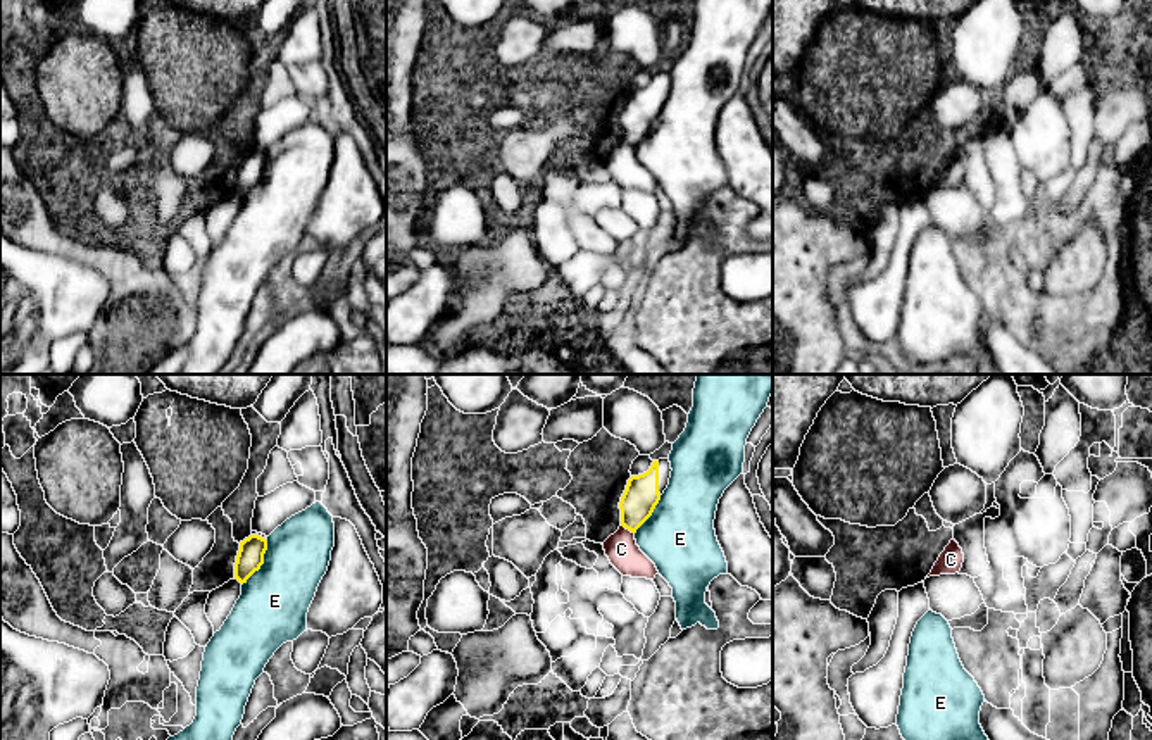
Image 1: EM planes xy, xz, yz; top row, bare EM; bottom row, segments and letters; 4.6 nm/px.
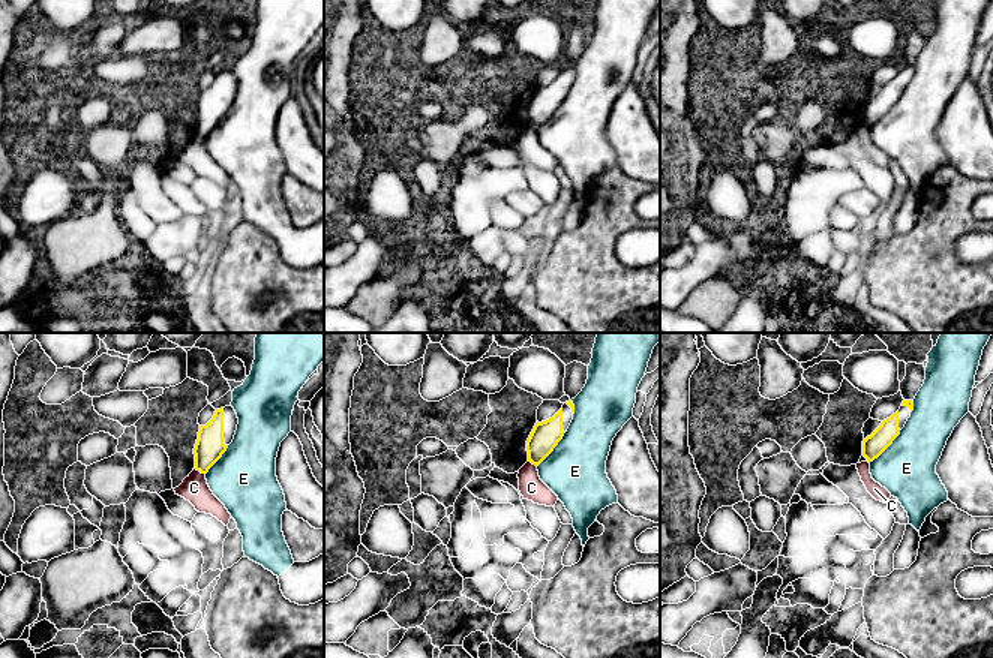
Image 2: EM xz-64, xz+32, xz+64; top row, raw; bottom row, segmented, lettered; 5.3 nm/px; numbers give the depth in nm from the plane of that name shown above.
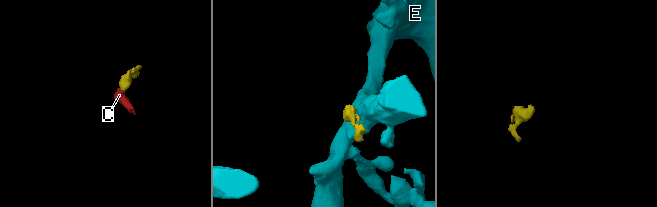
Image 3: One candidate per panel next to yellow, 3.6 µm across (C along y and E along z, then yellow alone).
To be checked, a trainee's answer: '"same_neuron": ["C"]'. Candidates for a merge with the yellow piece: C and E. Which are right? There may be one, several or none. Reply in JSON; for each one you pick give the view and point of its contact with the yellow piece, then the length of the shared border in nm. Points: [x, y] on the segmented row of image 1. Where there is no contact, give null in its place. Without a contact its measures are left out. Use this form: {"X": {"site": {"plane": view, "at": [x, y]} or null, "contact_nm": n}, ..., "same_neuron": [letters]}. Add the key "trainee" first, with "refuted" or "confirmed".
{"trainee": "refuted", "same_neuron": []}

